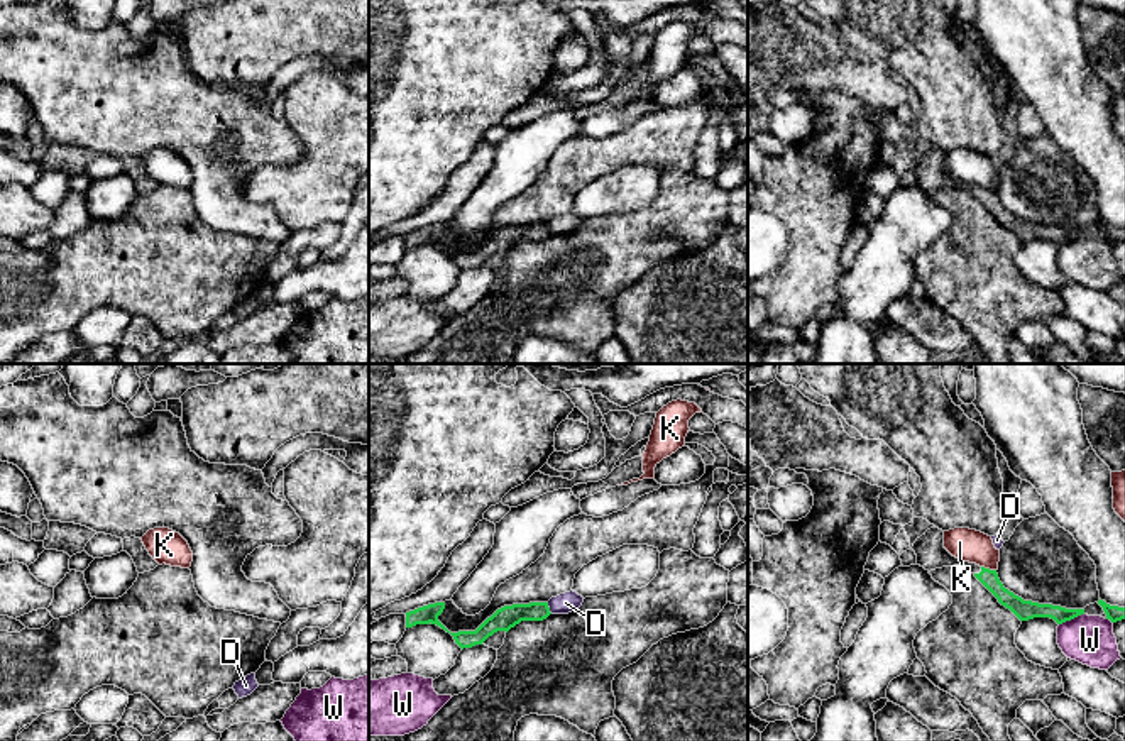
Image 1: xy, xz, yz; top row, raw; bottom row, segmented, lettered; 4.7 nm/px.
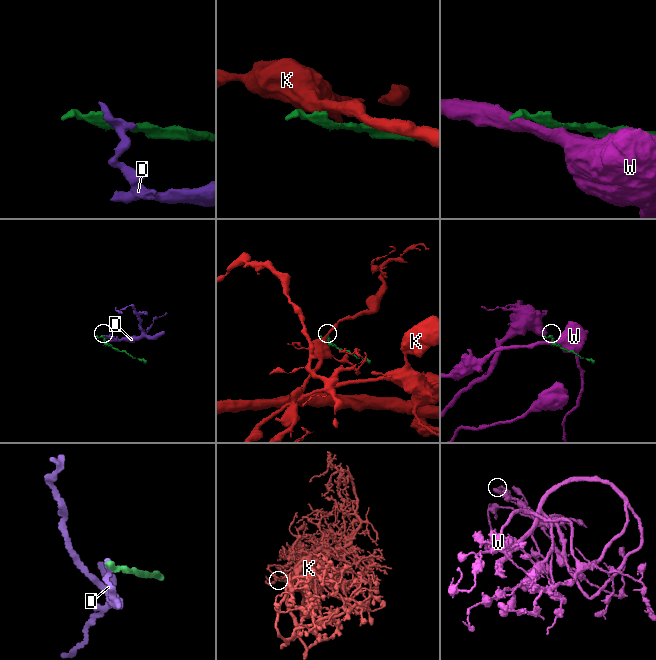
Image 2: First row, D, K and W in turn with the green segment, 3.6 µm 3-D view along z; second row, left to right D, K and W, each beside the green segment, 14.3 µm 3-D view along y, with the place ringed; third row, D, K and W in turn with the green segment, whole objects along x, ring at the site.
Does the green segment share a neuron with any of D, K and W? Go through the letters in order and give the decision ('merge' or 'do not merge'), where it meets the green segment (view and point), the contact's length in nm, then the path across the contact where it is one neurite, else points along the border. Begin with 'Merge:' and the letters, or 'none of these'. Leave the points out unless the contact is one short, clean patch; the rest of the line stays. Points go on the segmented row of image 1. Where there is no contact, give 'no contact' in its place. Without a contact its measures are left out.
Merge: none of these
D: do not merge; contact xz (548, 608); length 60 nm; border xz (547, 603), (552, 613)
K: do not merge; contact yz (988, 569); length 80 nm; border yz (982, 565), (995, 570)
W: do not merge; contact yz (1071, 618); length 130 nm; border yz (1083, 613), (1059, 625)

